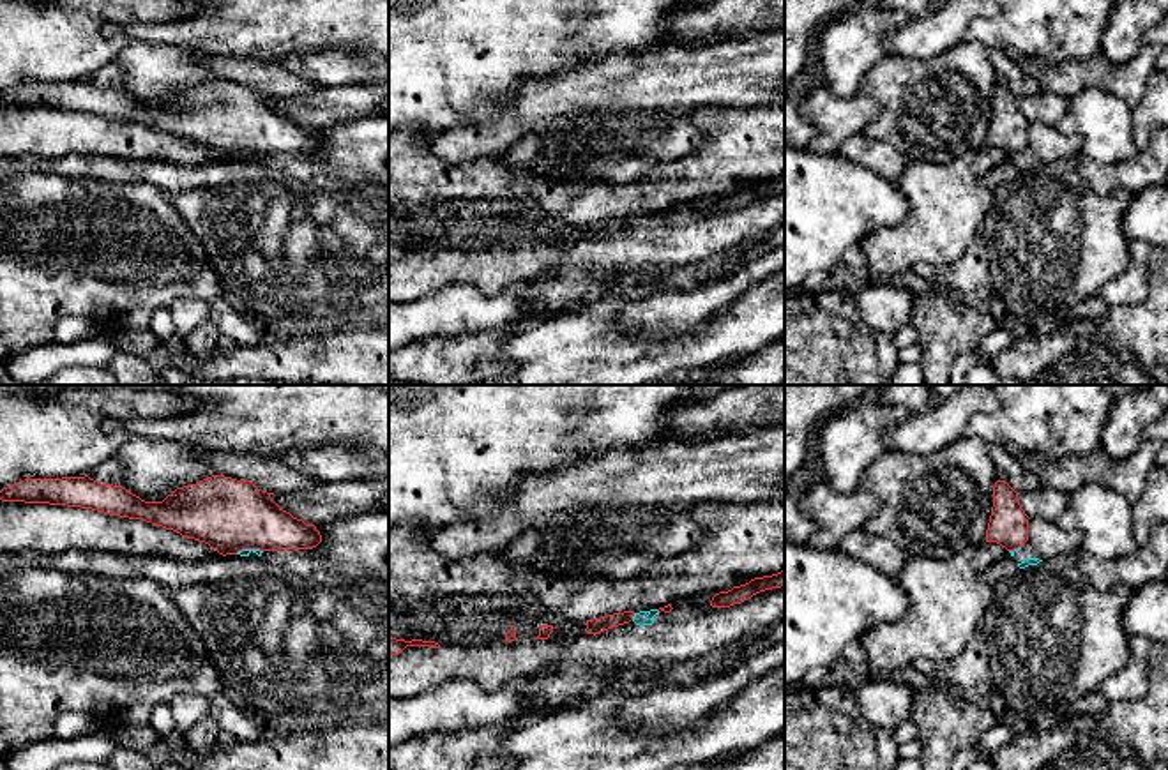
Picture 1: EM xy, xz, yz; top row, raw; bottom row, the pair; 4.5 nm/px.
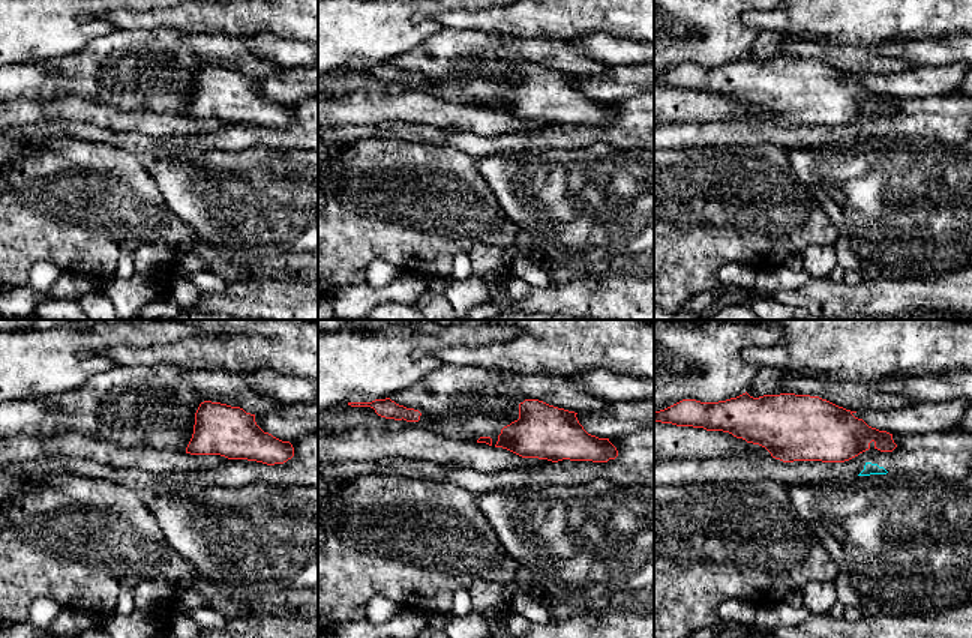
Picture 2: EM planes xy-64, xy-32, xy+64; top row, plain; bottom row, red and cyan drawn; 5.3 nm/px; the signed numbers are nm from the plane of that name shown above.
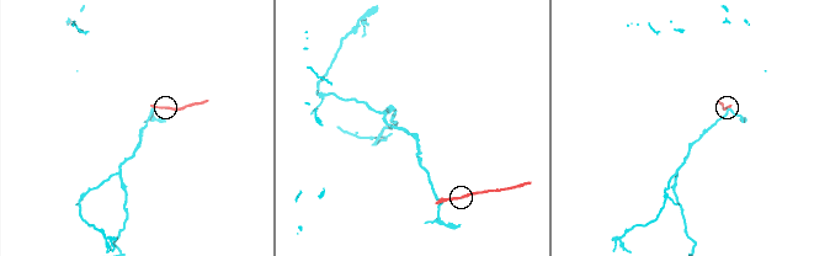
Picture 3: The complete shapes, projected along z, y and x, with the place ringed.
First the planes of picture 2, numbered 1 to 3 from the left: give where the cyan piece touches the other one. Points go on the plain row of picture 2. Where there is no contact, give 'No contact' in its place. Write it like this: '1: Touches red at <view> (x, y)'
1: No contact
2: No contact
3: No contact

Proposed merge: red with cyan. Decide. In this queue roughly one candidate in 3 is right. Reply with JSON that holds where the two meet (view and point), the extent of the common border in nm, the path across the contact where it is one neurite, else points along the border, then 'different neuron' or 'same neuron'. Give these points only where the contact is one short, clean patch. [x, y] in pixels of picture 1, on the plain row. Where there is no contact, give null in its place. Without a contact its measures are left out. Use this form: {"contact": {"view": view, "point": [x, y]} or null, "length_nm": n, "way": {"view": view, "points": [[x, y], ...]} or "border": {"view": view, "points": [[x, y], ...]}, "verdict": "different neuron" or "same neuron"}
{"contact": {"view": "xz", "point": [633, 219]}, "length_nm": 40, "border": {"view": "xz", "points": [[635, 218], [631, 223]]}, "verdict": "different neuron"}

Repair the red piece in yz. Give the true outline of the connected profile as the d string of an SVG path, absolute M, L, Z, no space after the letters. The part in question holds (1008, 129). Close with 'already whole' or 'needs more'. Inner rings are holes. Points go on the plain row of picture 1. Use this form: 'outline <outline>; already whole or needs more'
outline M997 85L986 147L997 147L1007 155L1023 152L1028 145L1028 124L1018 106L1018 97L1007 87Z; already whole

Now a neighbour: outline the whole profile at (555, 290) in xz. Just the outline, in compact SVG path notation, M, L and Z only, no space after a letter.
M557 265L523 284L527 309L523 316L548 318L558 314L588 297L599 300L611 286L624 286L640 281L638 276L622 270L606 270L599 265Z

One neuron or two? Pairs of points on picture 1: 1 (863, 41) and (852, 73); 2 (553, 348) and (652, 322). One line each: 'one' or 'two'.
1: one
2: two

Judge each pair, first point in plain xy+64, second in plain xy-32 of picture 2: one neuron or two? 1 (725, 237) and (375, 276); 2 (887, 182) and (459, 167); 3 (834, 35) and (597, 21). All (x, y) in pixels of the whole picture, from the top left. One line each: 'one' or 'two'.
1: two
2: two
3: one

